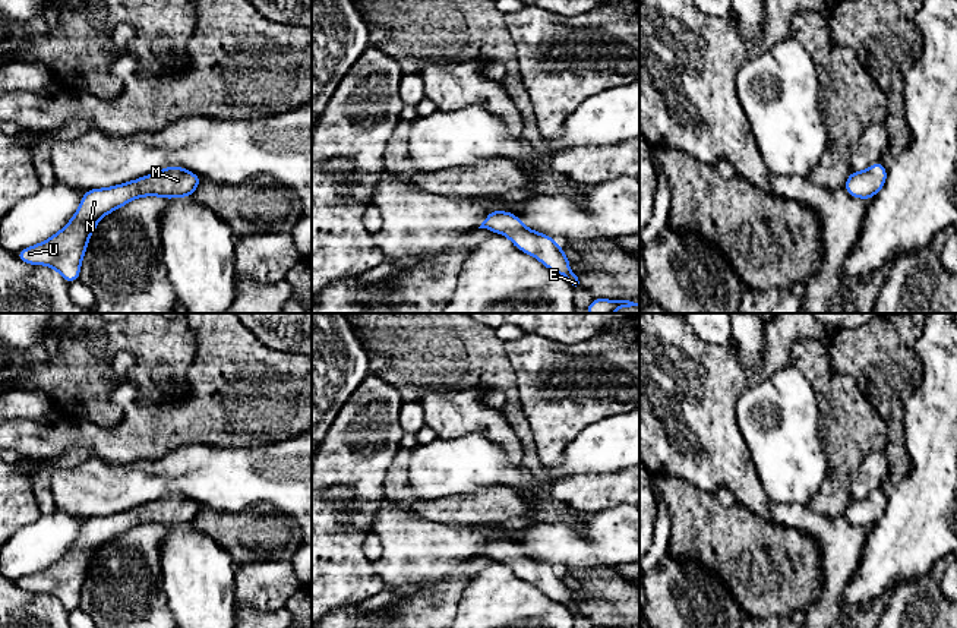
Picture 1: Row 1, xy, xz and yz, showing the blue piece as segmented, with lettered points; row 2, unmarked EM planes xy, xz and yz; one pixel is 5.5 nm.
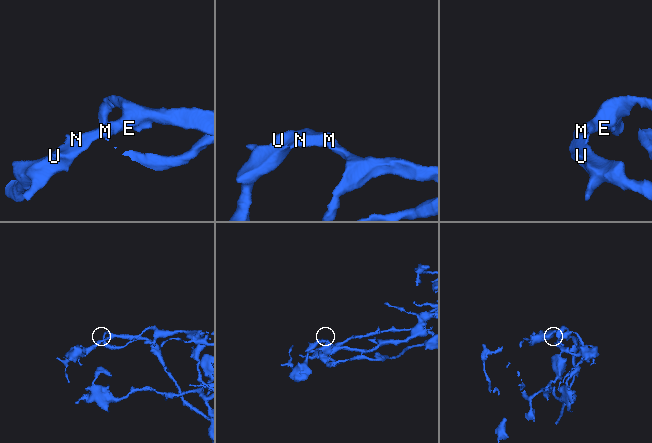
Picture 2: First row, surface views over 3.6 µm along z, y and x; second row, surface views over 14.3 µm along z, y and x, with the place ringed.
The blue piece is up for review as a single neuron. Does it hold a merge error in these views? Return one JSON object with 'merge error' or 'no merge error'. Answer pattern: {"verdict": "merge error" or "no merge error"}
{"verdict": "no merge error"}

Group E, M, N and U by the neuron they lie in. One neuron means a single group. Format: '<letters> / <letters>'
E M N U

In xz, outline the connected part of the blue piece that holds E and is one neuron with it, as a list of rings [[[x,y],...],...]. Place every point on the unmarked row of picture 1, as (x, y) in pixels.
[[[492,539],[478,556],[506,564],[517,577],[537,586],[550,599],[565,603],[574,619],[582,616],[579,603],[569,600],[569,587],[555,567],[525,555],[521,547],[506,539]]]

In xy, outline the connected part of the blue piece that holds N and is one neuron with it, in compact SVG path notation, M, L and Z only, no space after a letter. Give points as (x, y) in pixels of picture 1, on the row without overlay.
M171 493L123 512L83 520L76 542L59 561L16 580L16 586L29 593L51 594L70 612L79 608L89 565L102 545L142 524L192 524L200 509L202 505L189 498Z

